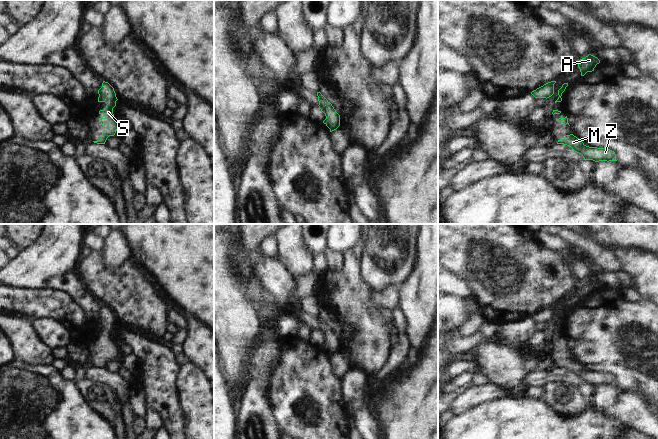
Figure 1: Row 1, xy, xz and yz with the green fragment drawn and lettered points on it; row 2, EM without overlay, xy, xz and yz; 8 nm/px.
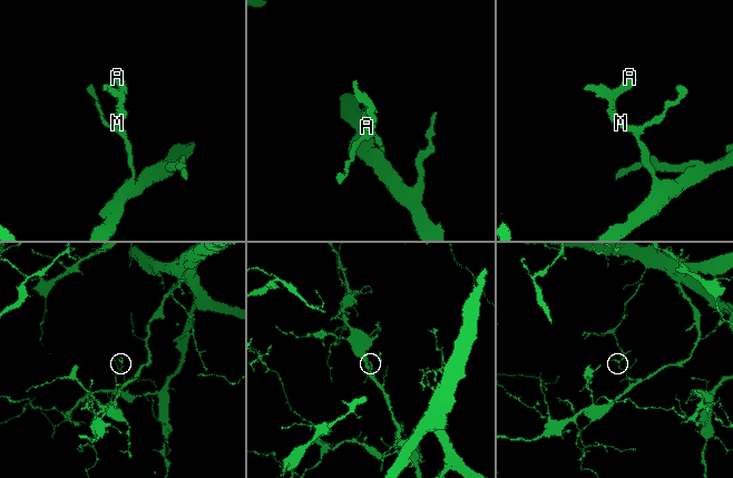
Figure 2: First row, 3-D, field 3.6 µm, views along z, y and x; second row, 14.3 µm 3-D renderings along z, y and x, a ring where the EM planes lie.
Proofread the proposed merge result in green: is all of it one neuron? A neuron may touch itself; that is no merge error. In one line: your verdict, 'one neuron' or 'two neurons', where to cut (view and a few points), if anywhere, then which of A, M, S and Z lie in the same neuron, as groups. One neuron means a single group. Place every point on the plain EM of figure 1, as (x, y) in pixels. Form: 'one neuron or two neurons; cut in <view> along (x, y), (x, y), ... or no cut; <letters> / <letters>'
one neuron; no cut; A M S Z

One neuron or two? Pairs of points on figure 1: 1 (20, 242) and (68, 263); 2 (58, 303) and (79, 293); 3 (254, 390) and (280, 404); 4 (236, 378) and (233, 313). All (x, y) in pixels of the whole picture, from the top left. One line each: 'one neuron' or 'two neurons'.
1: two neurons
2: two neurons
3: two neurons
4: one neuron

